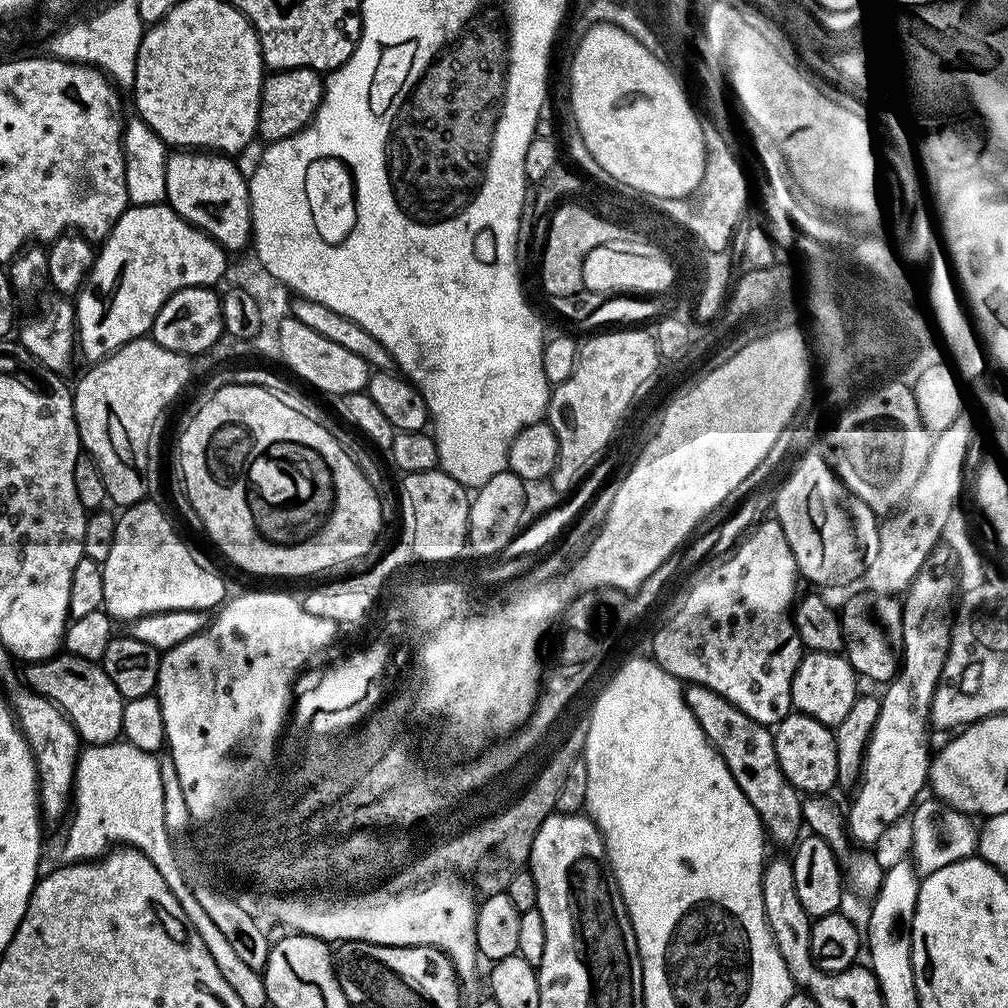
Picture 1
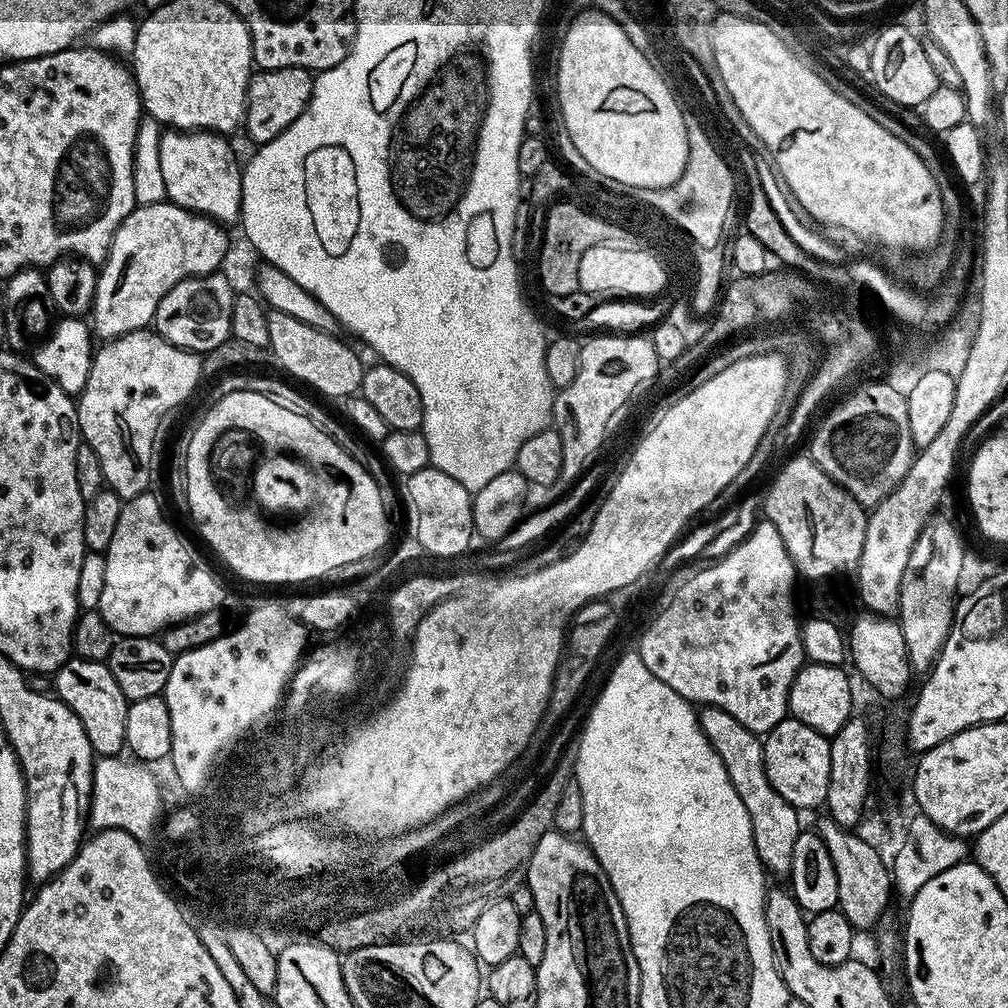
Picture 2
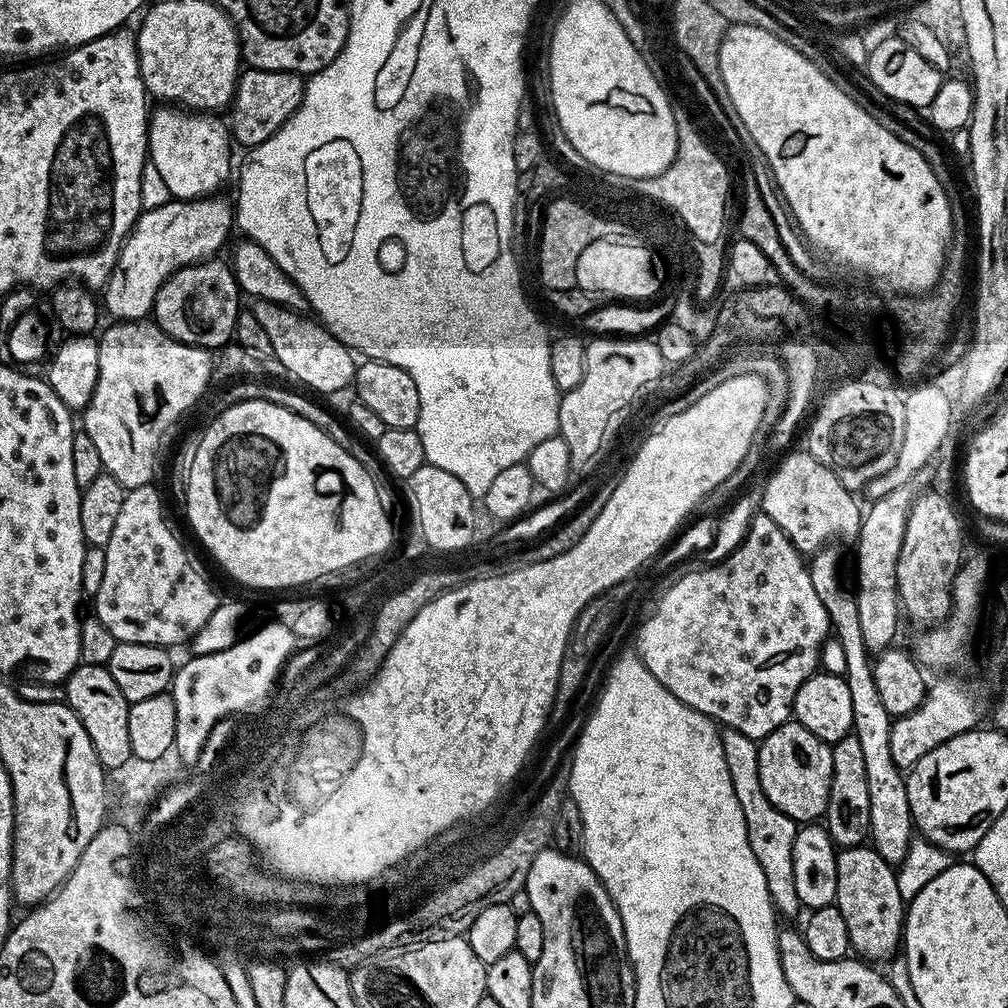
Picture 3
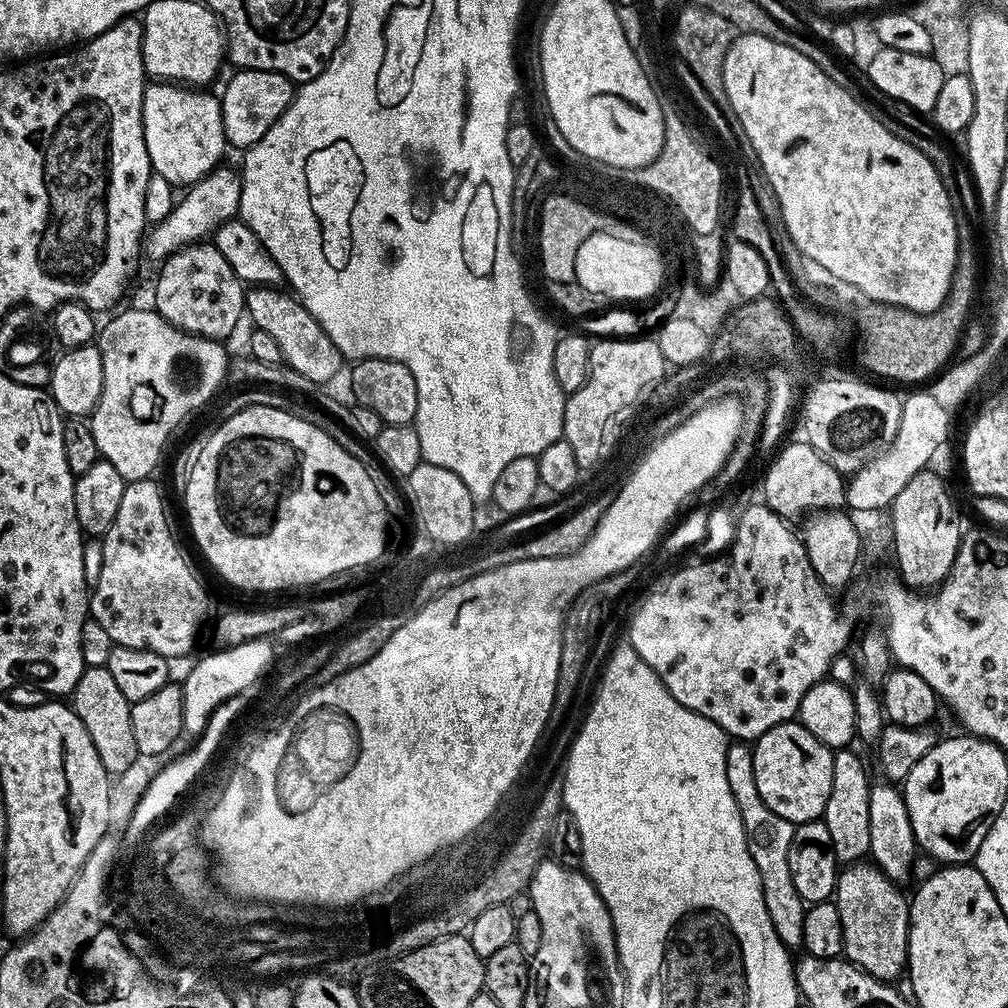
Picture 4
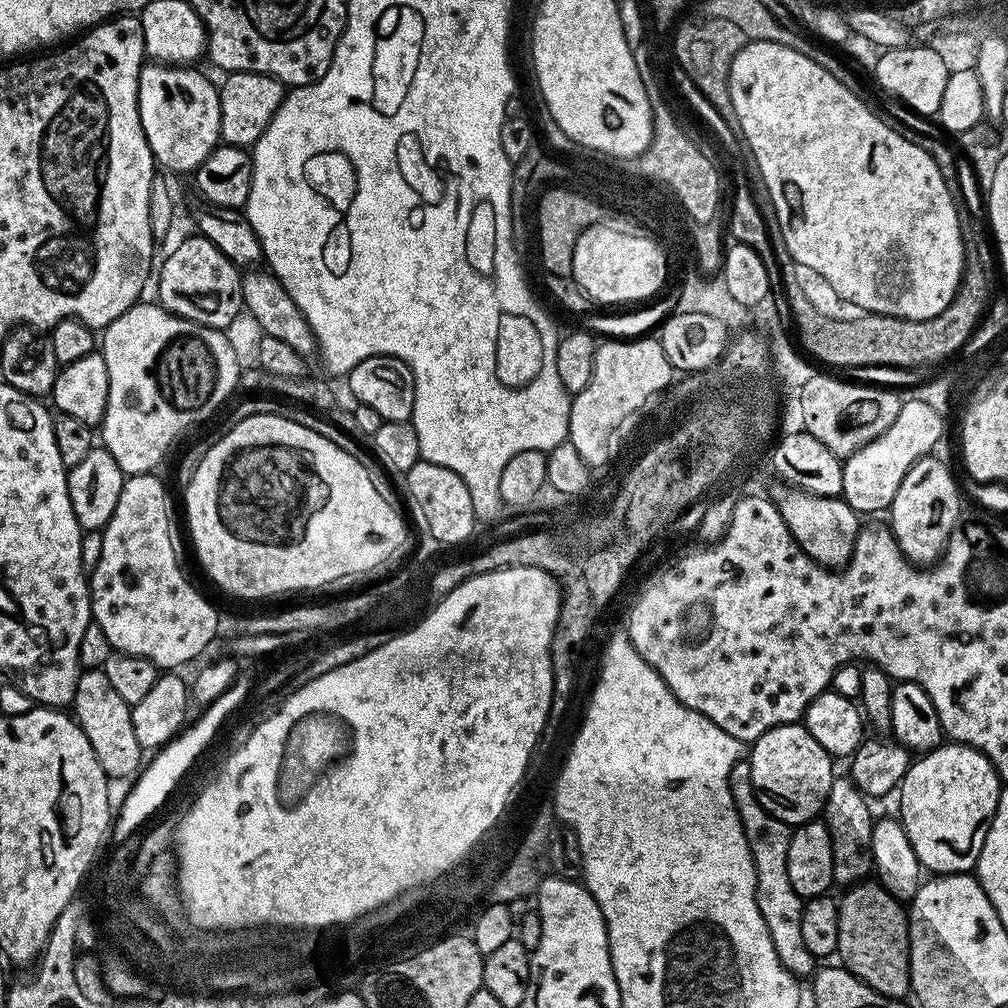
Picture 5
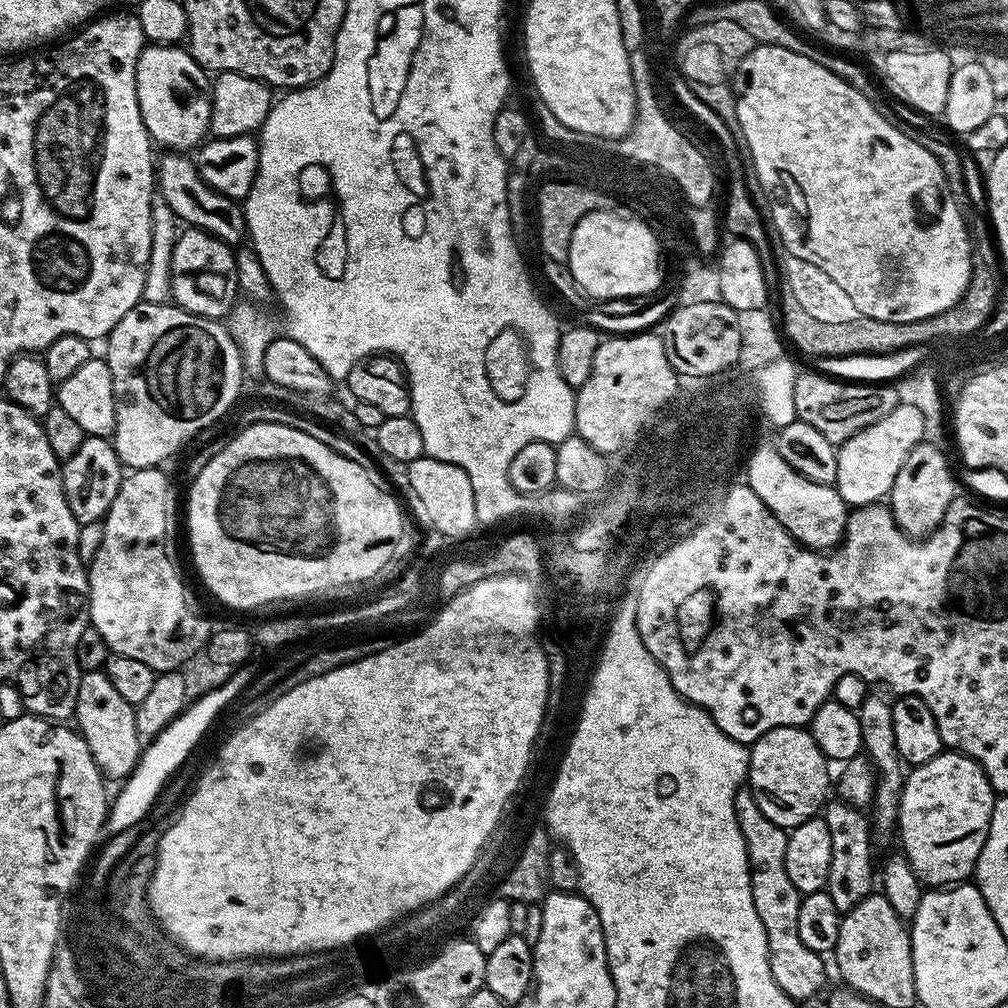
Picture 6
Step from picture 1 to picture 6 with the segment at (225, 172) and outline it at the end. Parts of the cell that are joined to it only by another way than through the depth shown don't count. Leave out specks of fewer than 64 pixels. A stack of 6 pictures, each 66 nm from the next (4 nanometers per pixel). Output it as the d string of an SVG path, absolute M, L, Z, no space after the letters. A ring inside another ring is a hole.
M154 43L144 47L136 67L136 93L142 122L159 147L188 154L204 143L212 113L212 80L187 47Z

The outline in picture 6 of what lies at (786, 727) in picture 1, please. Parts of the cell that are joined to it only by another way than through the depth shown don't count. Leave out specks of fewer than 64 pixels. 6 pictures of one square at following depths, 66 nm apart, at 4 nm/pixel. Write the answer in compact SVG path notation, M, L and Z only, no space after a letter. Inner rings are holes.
M807 727L775 728L750 745L746 784L758 802L758 810L770 822L791 830L811 820L825 807L830 796L828 767L828 757L822 754Z

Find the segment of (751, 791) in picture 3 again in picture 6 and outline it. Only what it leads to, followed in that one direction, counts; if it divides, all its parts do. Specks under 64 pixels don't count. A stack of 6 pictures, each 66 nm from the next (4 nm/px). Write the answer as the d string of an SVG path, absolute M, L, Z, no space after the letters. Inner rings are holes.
M748 790L736 793L736 817L746 842L754 910L758 910L758 918L762 918L768 935L770 974L774 974L774 982L778 982L780 989L793 1002L808 1000L824 984L825 957L810 950L810 946L804 945L802 938L798 938L798 906L802 894L794 882L790 882L790 874L786 874L788 832L782 826L770 822L770 818L758 810L758 802Z

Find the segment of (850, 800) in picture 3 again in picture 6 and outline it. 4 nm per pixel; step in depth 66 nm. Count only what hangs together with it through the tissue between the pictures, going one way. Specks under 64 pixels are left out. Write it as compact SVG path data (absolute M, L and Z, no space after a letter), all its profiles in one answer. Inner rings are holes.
M839 798L833 799L823 809L822 815L830 830L830 874L826 890L836 909L843 914L854 910L858 902L873 895L872 835L874 835L874 829L869 817L861 809L850 806Z

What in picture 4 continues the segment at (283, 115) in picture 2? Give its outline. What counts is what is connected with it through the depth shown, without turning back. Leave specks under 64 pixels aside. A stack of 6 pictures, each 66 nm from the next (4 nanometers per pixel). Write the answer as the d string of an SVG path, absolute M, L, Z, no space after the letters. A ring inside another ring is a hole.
M241 68L233 71L229 78L224 93L219 93L218 99L222 110L222 126L224 138L229 145L232 144L239 150L253 148L260 139L282 118L284 111L292 105L294 95L294 82L286 78L286 74L278 74L270 70L254 70Z

